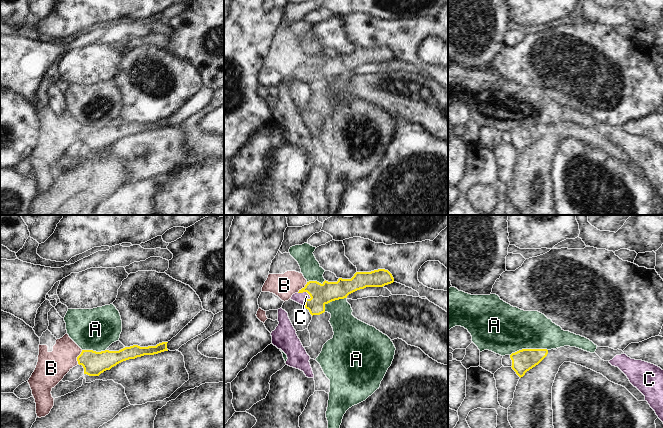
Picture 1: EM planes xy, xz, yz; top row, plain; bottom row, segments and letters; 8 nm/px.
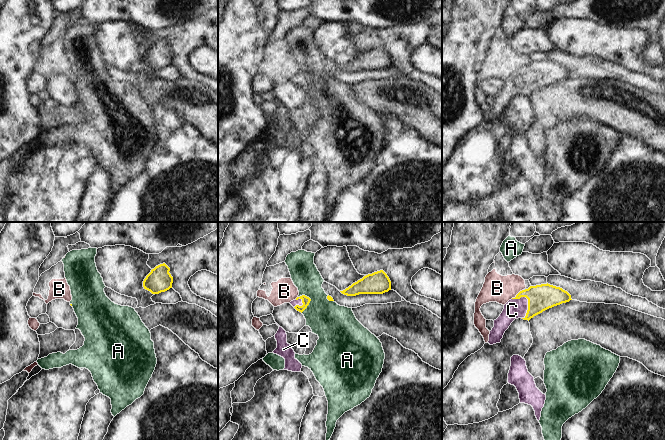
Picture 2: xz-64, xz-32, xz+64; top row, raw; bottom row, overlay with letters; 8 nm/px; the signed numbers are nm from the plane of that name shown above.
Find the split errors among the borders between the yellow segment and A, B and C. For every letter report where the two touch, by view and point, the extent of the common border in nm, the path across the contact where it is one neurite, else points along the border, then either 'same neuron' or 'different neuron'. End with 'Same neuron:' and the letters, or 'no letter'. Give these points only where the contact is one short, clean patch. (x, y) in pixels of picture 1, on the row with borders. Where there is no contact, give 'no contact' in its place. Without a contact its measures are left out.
A: yz (528, 349) | 300 nm | along yz (547, 349), (519, 349), (510, 355) | different neuron
B: xy (77, 357) | 120 nm | along xy (82, 350), (77, 357), (77, 363) | different neuron
C: xz (308, 299) | 120 nm | across xz (321, 294), (308, 299), (297, 297) | same neuron
Same neuron: C

